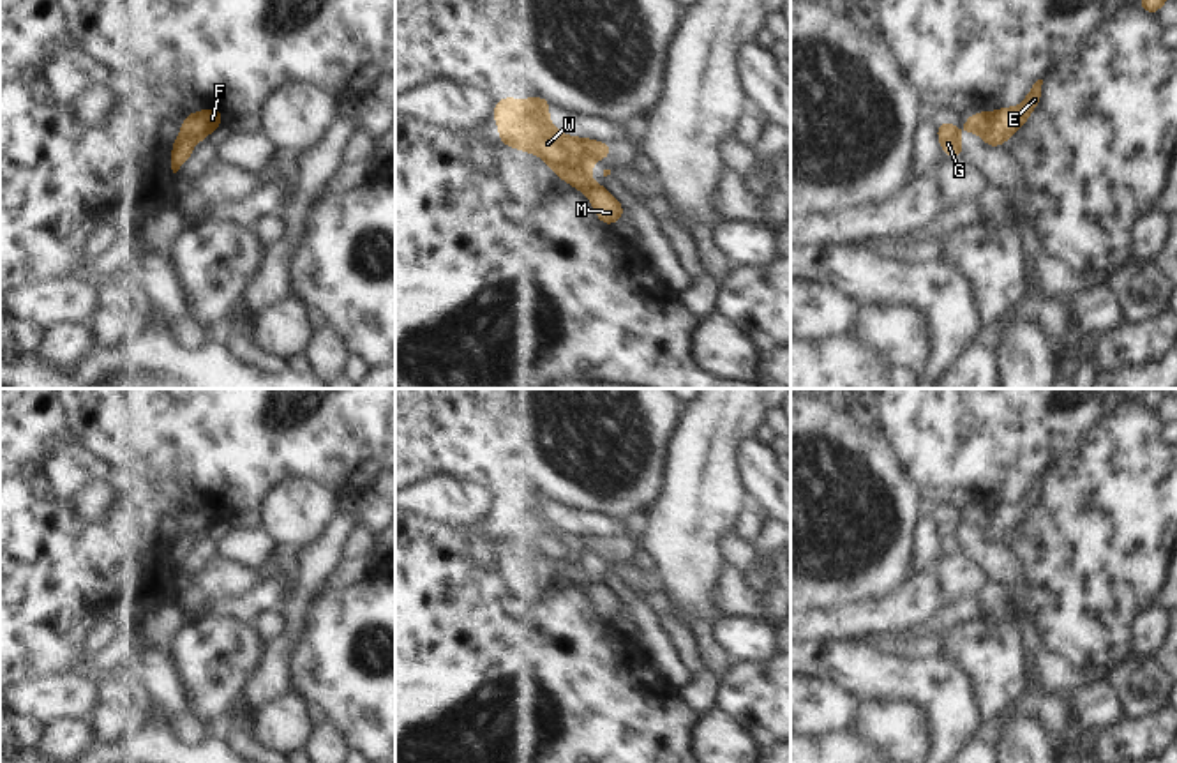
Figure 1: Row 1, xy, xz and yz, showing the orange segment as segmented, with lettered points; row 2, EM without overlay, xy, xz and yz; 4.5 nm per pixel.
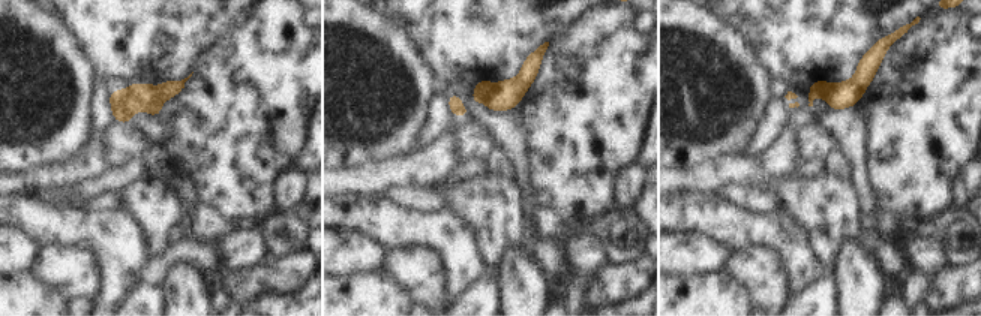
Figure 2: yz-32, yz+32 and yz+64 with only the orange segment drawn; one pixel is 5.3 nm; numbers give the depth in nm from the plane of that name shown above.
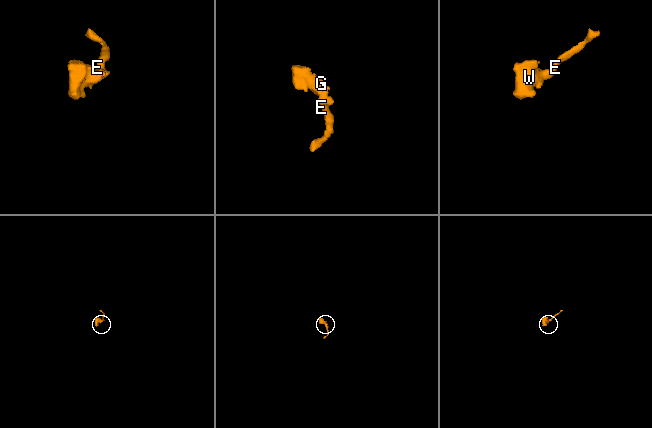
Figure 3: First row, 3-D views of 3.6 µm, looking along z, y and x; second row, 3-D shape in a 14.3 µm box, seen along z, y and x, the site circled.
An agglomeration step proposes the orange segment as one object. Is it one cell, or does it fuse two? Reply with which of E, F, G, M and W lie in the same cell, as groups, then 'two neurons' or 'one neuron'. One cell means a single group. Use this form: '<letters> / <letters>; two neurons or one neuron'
E M / F G W; two neurons

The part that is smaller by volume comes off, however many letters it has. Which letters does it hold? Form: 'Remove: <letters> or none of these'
Remove: E, M.

